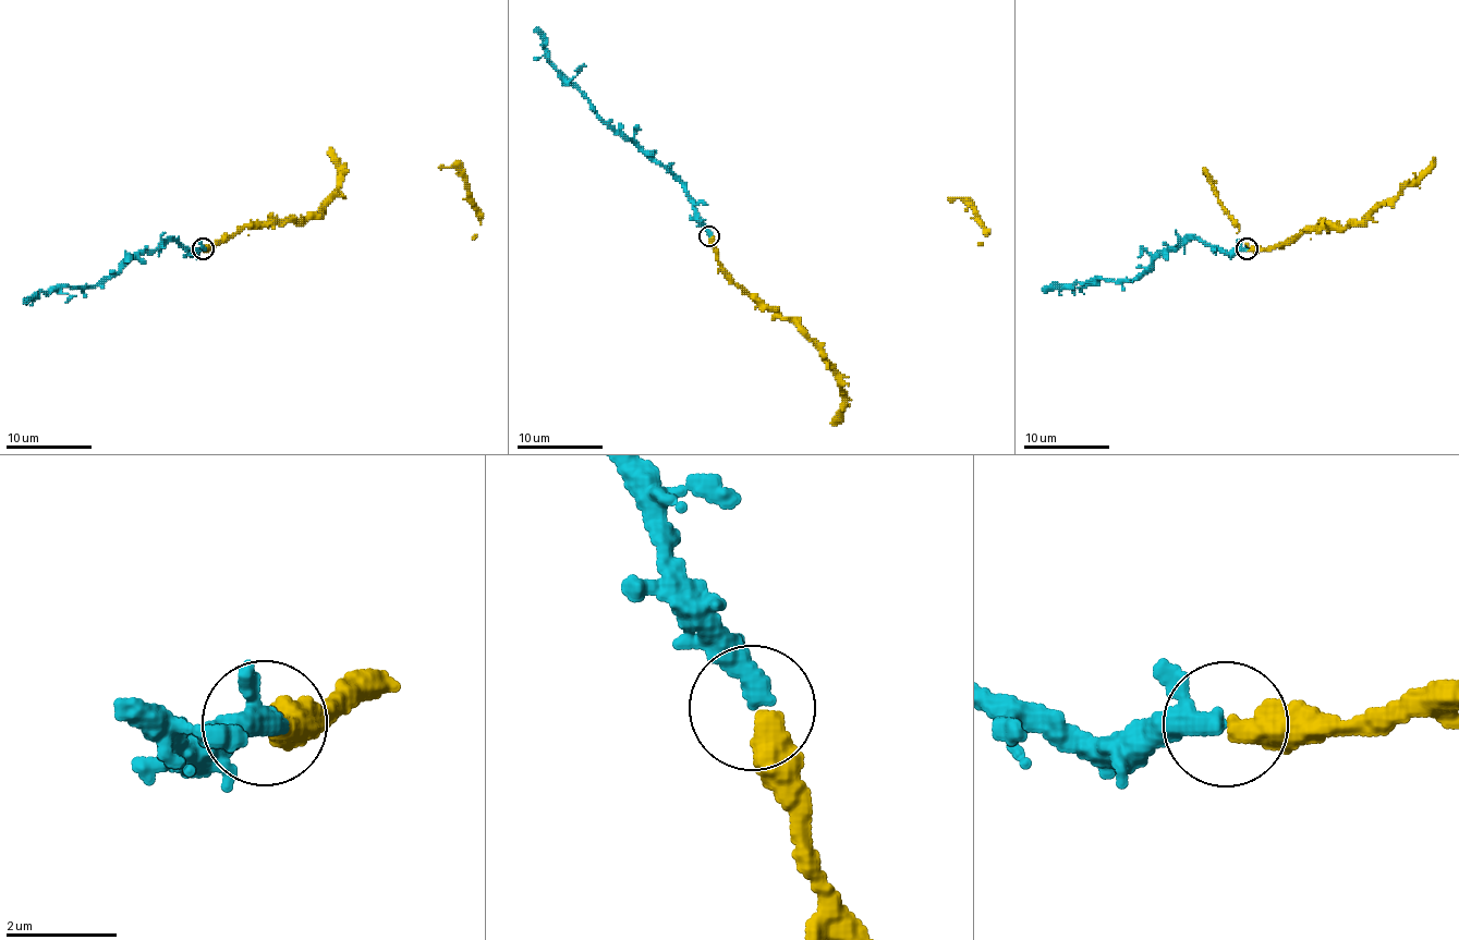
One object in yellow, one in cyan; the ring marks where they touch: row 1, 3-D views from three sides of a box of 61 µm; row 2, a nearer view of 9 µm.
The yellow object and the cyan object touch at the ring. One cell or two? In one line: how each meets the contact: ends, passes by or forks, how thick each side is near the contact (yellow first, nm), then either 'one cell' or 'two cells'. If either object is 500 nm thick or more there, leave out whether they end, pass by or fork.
yellow ends there; cyan passes by; 480 nm thick on the yellow side, 300 nm on the other; one cell

